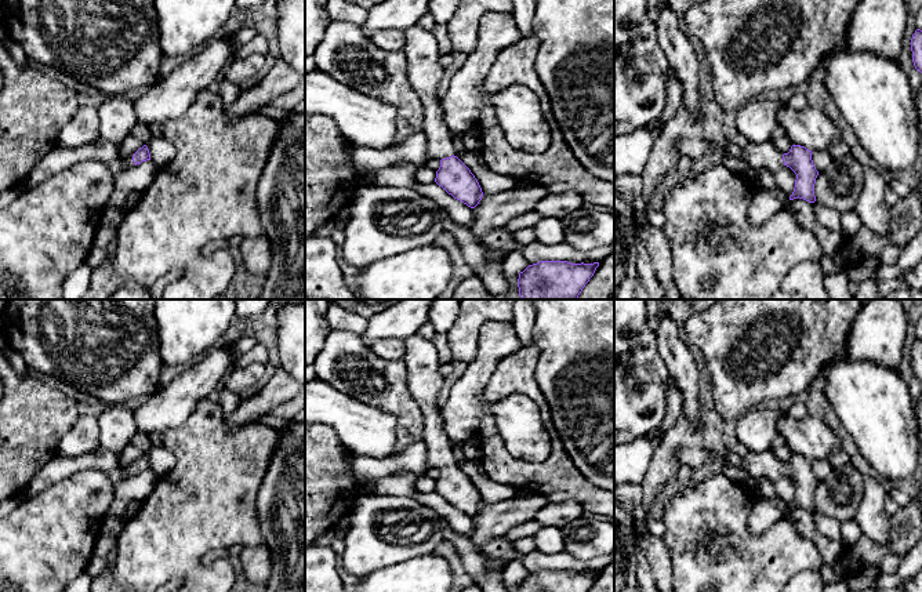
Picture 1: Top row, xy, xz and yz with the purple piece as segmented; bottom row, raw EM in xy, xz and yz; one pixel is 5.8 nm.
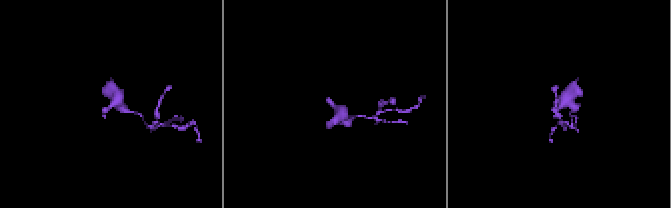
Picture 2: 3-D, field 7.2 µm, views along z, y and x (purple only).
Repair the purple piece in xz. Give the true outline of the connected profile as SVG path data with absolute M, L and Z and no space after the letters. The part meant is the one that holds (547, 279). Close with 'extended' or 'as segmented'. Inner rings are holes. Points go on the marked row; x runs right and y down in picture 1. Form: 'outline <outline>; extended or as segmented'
outline M540 261L519 273L520 299L577 299L599 262Z; as segmented

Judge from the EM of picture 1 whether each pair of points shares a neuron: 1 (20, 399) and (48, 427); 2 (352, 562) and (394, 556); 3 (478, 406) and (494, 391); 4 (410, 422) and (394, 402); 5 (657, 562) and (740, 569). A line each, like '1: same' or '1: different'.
1: same
2: same
3: different
4: same
5: different

